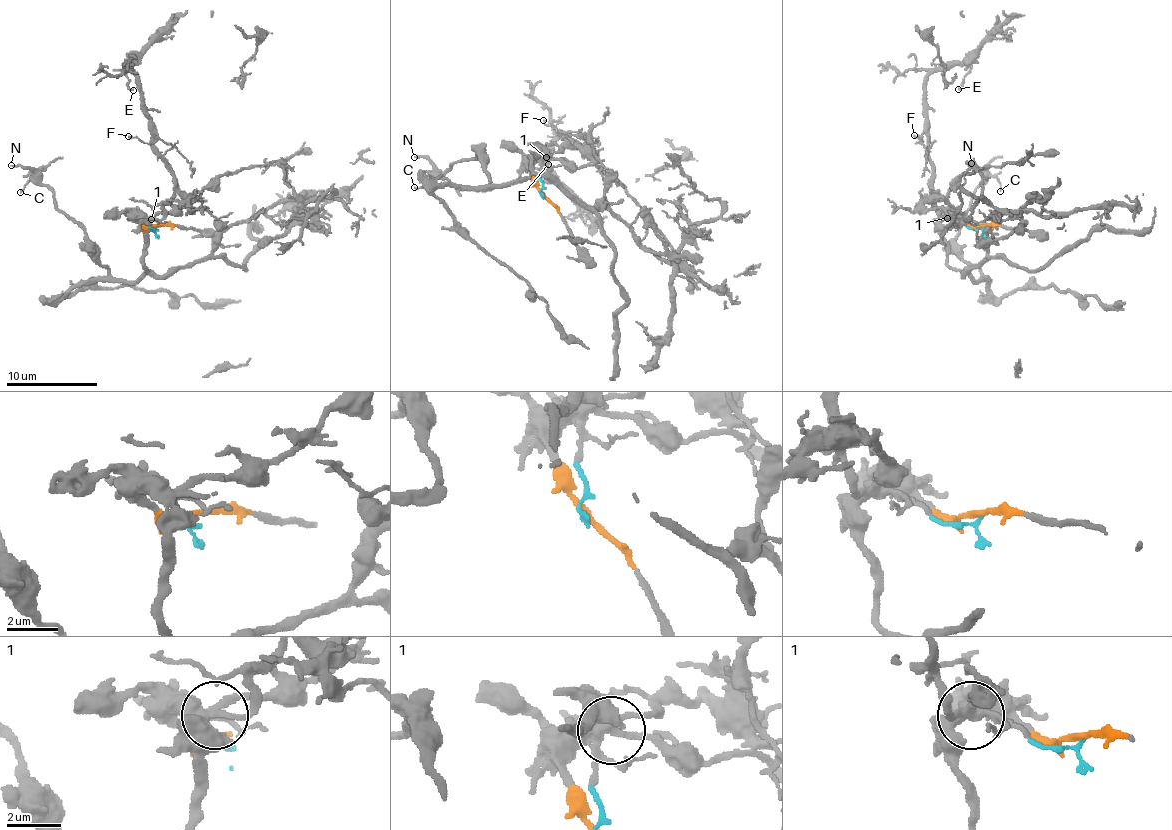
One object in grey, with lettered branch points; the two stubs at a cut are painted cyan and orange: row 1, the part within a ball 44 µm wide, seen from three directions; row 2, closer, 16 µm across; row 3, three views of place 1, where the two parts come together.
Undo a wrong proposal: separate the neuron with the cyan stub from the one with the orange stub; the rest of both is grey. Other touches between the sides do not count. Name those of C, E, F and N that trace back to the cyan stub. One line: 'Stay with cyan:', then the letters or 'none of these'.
Stay with cyan: E, F

